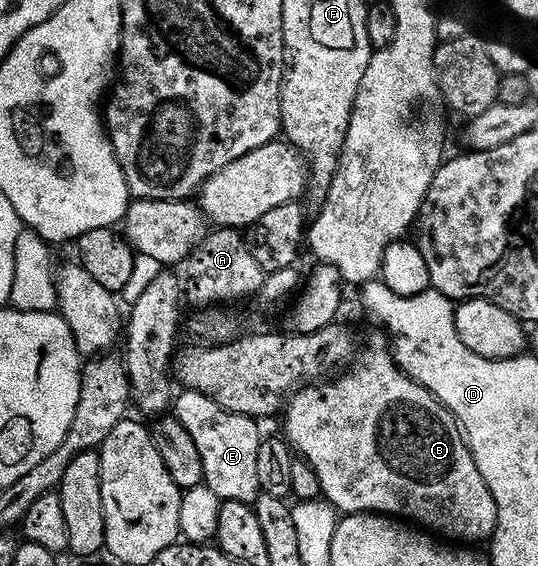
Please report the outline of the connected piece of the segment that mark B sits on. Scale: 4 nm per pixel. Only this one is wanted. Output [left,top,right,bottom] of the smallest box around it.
[283,333,497,544]

